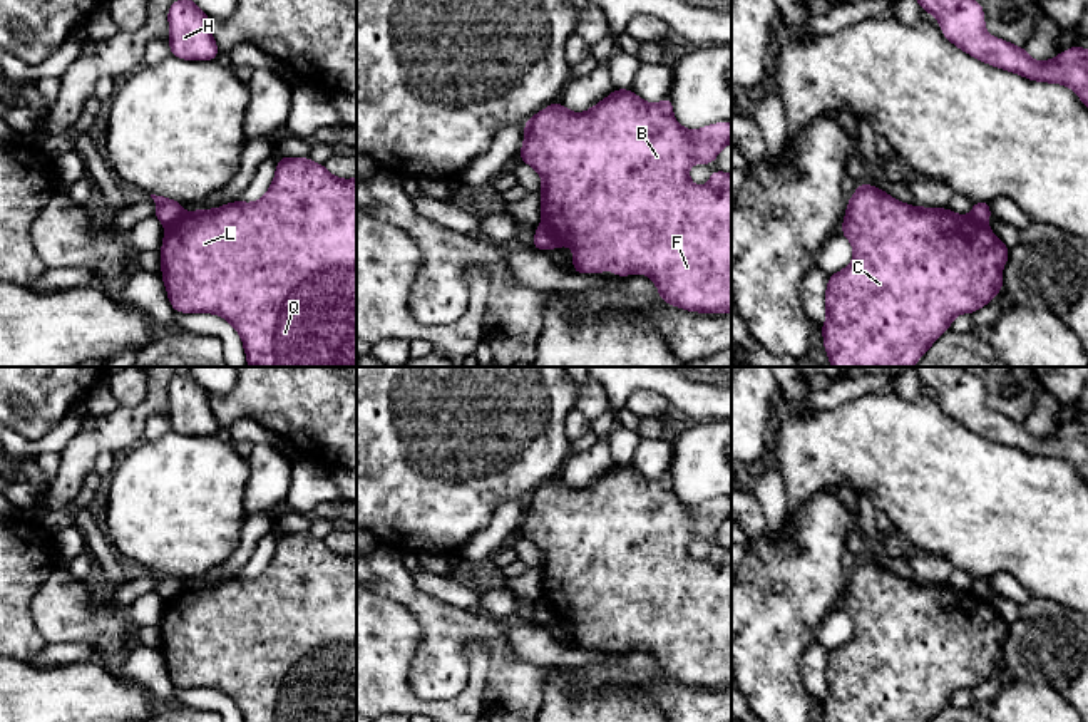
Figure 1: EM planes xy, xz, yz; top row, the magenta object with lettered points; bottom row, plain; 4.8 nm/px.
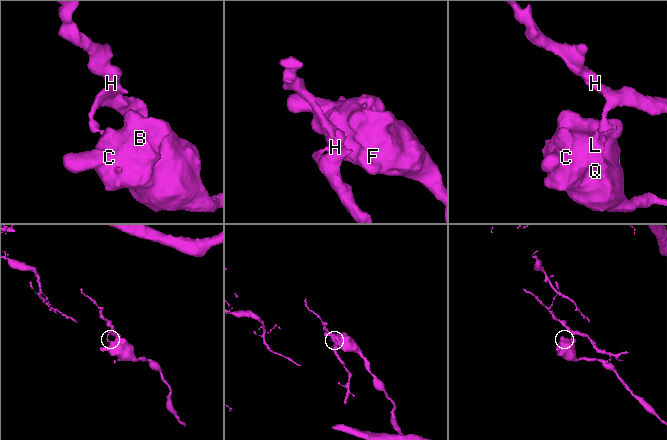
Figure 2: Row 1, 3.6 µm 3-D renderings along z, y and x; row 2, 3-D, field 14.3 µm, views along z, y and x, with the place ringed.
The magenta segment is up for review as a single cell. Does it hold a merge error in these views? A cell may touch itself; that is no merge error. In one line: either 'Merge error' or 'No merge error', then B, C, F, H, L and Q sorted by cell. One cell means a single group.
Merge error. Groups: B C F L Q / H

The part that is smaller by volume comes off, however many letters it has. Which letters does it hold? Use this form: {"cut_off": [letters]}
{"cut_off": ["H"]}

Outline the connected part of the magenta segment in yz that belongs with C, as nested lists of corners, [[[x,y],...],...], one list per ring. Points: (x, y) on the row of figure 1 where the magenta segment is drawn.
[[[862,183],[847,203],[842,235],[854,245],[854,260],[829,276],[827,320],[820,327],[832,367],[912,367],[951,328],[956,315],[974,313],[1003,291],[1001,273],[1009,248],[988,224],[949,208],[909,206]]]

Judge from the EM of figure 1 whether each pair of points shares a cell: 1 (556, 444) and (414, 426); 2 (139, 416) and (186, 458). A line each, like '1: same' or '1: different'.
1: same
2: different

